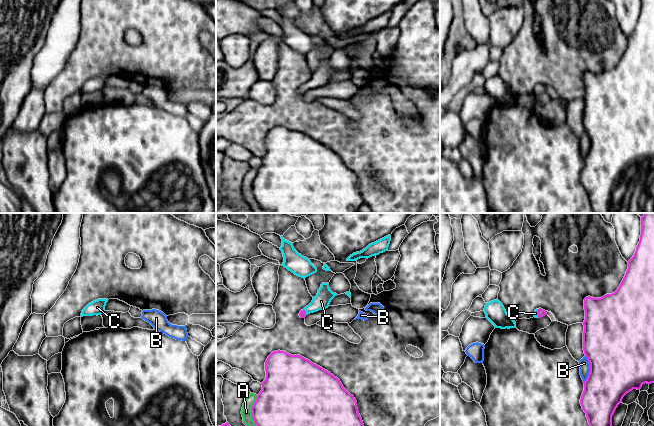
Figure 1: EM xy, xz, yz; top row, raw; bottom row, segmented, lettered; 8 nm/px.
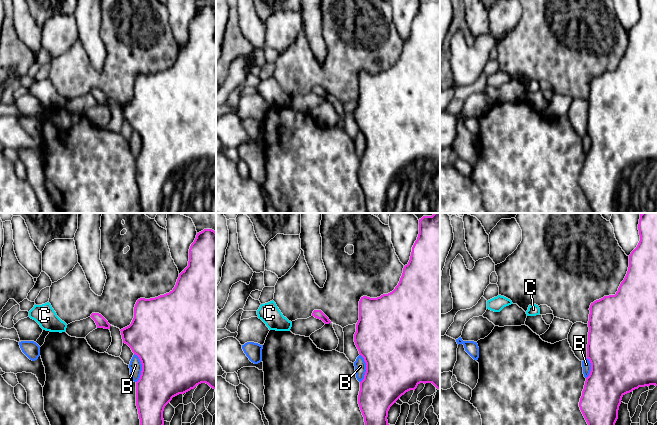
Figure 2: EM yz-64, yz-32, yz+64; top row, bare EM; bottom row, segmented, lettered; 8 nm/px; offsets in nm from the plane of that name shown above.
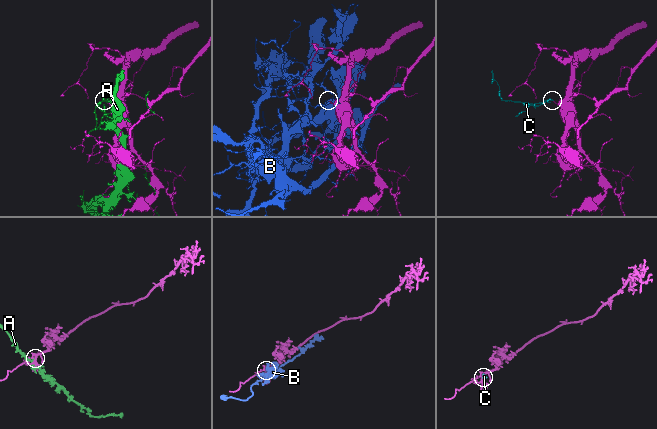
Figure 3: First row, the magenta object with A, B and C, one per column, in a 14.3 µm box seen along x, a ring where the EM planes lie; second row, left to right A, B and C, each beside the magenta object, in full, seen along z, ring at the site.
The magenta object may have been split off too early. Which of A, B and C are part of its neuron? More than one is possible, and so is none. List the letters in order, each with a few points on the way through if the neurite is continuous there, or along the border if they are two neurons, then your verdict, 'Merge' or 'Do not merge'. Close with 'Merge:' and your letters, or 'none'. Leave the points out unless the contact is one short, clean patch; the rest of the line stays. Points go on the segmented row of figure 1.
A: Do not merge
B: Do not merge
C: Path across: yz (541, 312), (537, 312), (535, 313). Merge
Merge: C

